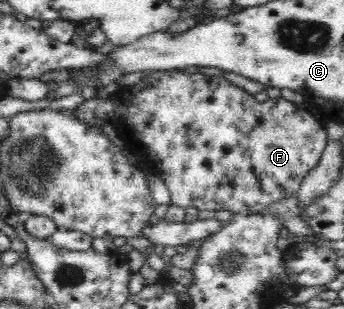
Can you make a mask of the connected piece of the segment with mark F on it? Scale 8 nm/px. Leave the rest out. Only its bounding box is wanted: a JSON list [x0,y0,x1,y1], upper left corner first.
[74,70,327,214]

